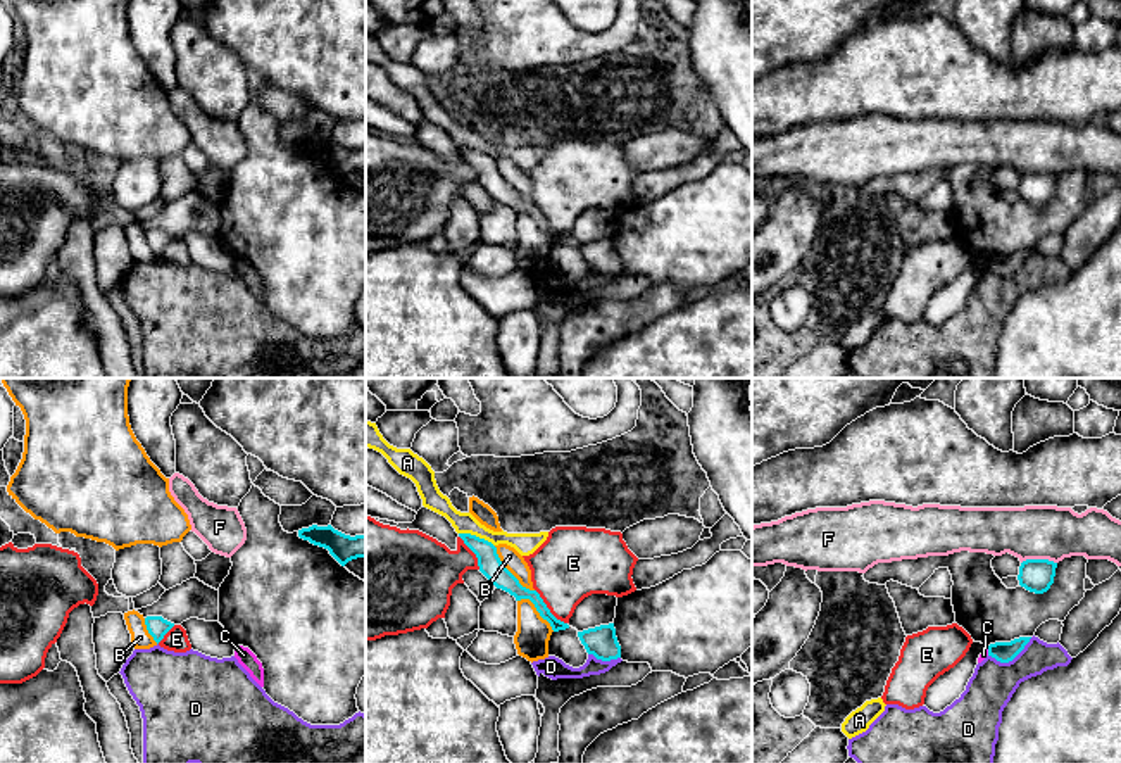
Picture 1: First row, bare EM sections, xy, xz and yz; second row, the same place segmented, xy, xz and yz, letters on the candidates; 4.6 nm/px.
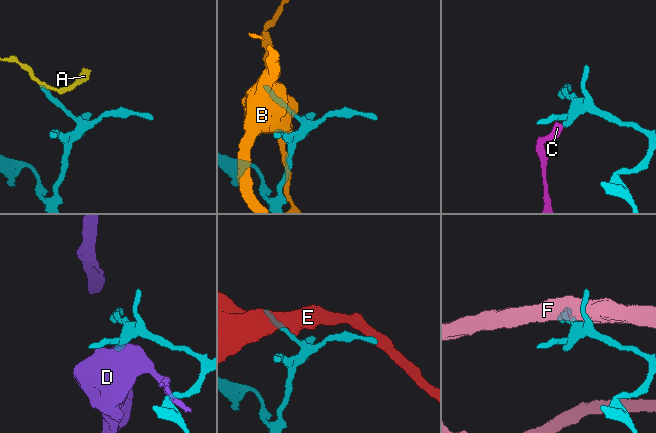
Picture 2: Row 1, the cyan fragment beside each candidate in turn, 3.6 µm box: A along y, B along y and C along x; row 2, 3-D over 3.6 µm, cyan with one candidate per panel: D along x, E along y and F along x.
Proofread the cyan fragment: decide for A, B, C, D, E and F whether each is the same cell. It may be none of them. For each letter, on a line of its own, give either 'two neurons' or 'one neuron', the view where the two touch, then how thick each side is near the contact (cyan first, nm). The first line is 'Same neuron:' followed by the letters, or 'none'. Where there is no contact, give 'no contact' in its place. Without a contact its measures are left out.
Same neuron: none
A: two neurons; meets cyan in xz; 110 nm thick on the cyan side, 100 nm on the other
B: two neurons; meets cyan in xz; 110 nm thick on the cyan side, 90 nm on the other
C: two neurons; meets cyan in yz; 100 nm thick on the cyan side, 40 nm on the other
D: two neurons; meets cyan in yz; 100 nm thick on the cyan side, 200 nm on the other
E: two neurons; meets cyan in xz; 100 nm thick on the cyan side, 340 nm on the other
F: two neurons; meets cyan in yz; 160 nm thick on the cyan side, 260 nm on the other

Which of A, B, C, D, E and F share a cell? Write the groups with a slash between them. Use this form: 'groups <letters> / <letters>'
groups A / B / C / D / E / F

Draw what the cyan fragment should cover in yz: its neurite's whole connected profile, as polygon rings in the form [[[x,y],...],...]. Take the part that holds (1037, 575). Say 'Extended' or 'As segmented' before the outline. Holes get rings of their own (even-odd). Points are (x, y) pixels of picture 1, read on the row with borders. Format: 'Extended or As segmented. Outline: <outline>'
As segmented. Outline: [[[1026,559],[1019,566],[1019,585],[1030,592],[1043,594],[1054,583],[1057,563],[1049,559]]]

